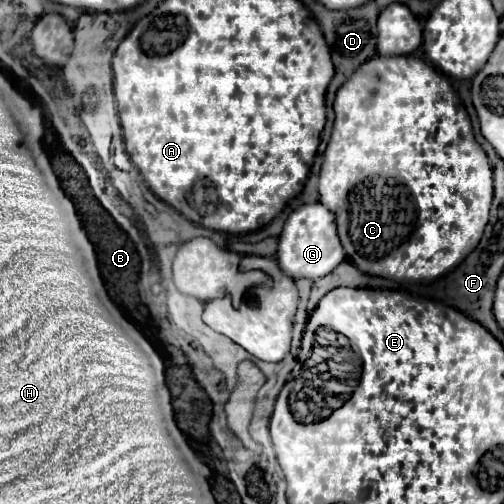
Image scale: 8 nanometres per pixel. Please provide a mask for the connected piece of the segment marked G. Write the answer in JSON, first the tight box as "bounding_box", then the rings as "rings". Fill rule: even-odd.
{"bounding_box":[278,203,344,279],"rings":[[[322,203],[300,205],[284,223],[278,243],[278,265],[292,279],[320,279],[334,271],[344,261],[344,249],[340,245],[334,213],[328,211]]]}

